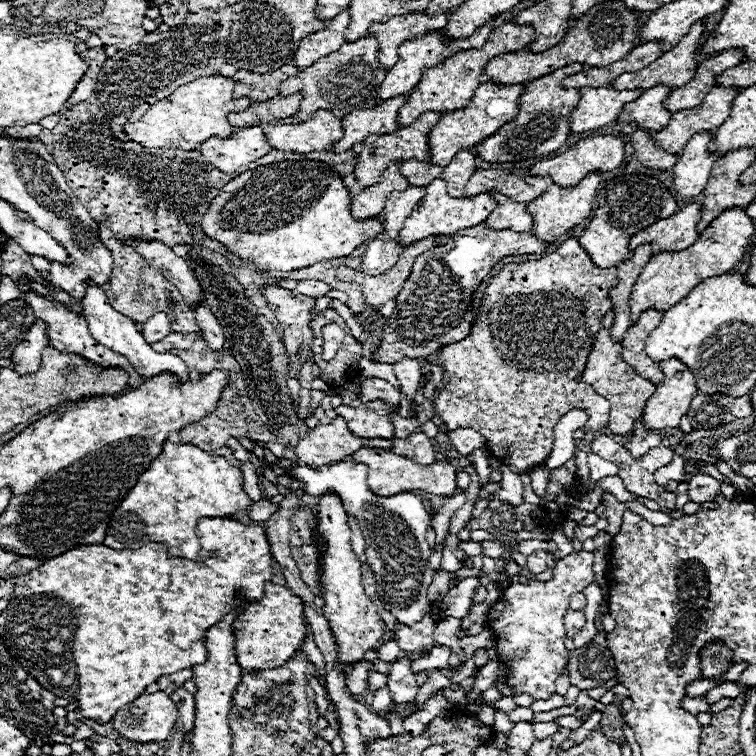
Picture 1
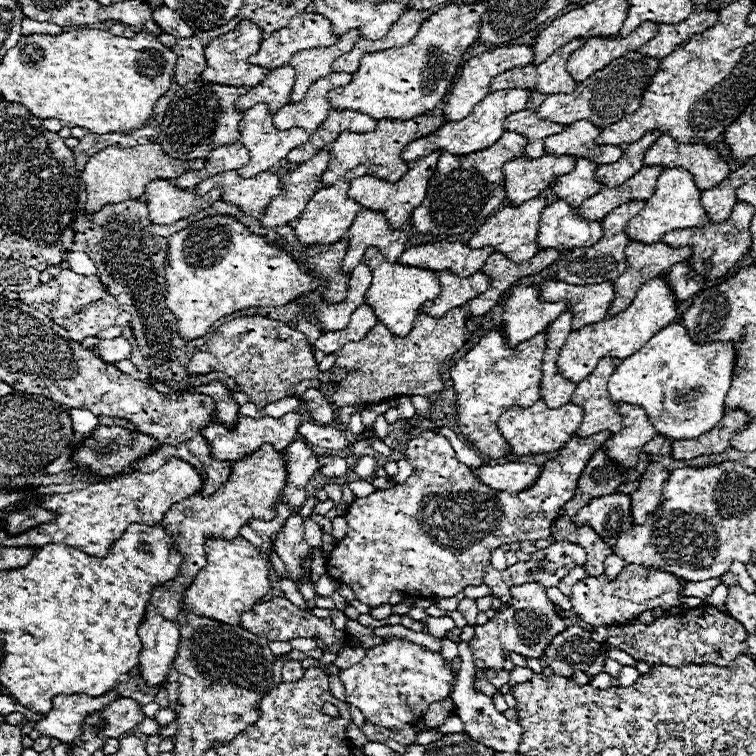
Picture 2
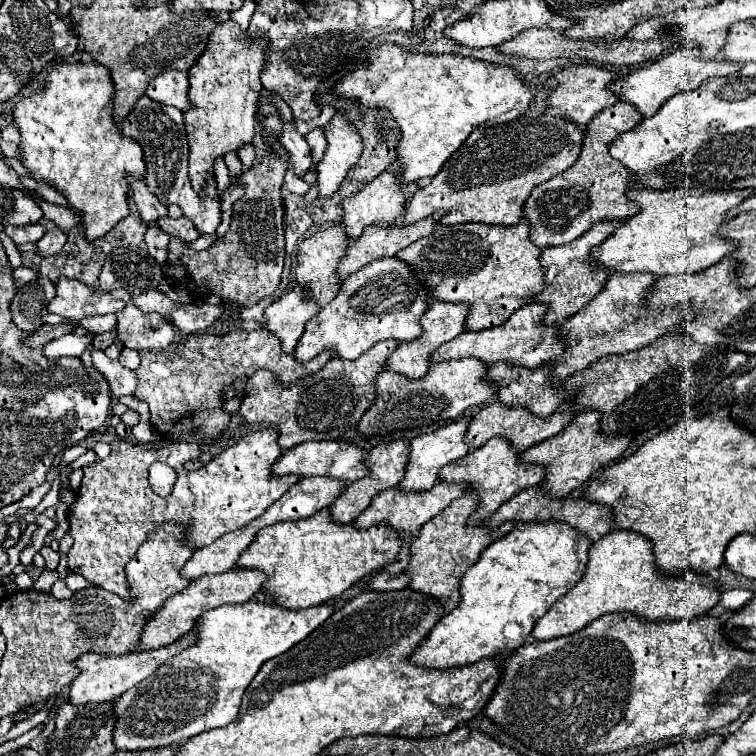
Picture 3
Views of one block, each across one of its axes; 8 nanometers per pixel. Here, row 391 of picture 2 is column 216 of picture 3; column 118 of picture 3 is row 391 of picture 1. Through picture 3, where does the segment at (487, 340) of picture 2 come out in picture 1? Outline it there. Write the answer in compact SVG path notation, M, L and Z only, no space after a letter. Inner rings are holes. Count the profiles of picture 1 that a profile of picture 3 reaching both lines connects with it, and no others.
M568 238L566 242L562 242L558 246L556 252L540 258L540 260L530 260L530 262L522 262L522 264L506 264L498 276L494 276L486 290L484 290L484 296L482 296L482 306L478 310L478 316L474 320L474 326L472 326L472 332L470 336L466 336L464 340L456 342L456 344L448 344L440 350L438 354L438 366L444 368L444 378L446 378L446 386L440 390L438 398L436 398L436 412L440 414L442 422L446 424L448 430L456 430L456 428L474 428L476 432L480 432L484 438L486 438L486 446L488 450L492 452L492 456L496 456L502 464L508 464L512 472L524 472L536 464L542 464L548 454L552 452L552 442L554 442L554 426L556 422L570 410L574 408L582 408L588 412L588 422L584 426L584 432L594 432L594 430L600 430L608 424L608 412L610 412L610 404L604 402L604 398L588 384L582 384L582 382L574 382L576 376L582 374L584 370L584 364L588 360L588 354L590 354L590 348L592 348L592 342L596 338L596 334L600 332L600 326L602 326L602 318L606 312L612 310L612 304L608 302L608 290L614 288L618 282L618 272L616 268L598 268L590 256L582 250L582 246L578 244L576 238Z

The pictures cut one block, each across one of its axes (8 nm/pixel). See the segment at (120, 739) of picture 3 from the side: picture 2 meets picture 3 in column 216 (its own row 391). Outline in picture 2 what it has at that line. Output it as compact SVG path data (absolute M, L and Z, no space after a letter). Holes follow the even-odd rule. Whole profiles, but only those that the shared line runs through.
M670 324L616 366L608 380L608 396L614 404L626 402L642 406L658 436L692 440L712 430L724 418L724 400L732 384L732 368L732 344L694 344L684 326Z

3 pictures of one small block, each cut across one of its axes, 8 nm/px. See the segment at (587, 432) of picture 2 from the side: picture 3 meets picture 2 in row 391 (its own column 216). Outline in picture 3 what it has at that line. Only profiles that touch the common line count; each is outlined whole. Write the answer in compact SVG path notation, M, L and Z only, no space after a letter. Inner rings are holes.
M228 570L222 574L214 574L214 576L202 576L194 582L190 582L188 588L184 588L184 592L178 592L176 596L172 596L172 600L166 600L162 604L160 612L156 612L156 616L152 616L152 620L148 620L148 624L144 626L144 632L140 636L140 644L134 652L154 650L154 648L160 648L160 646L166 646L166 644L178 640L180 636L184 636L186 632L192 630L198 616L206 610L212 610L212 608L218 608L224 604L248 602L260 590L262 582L264 582L264 574L256 572L256 570Z

